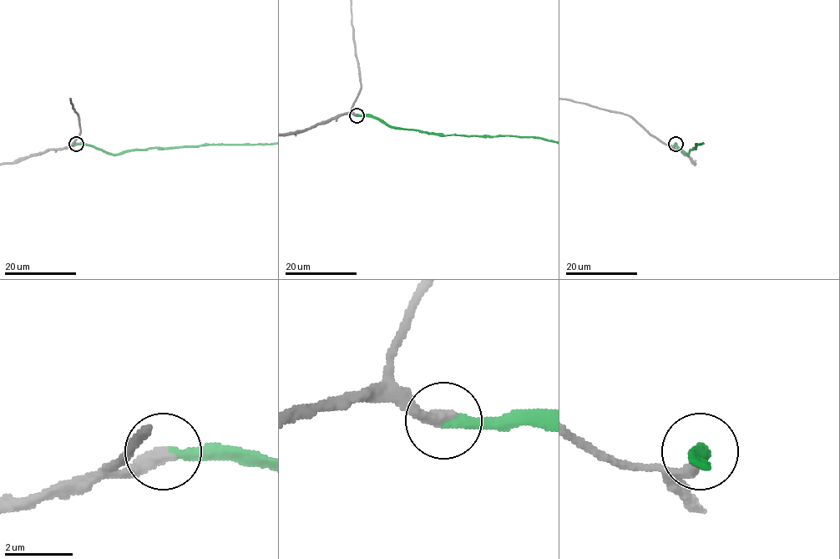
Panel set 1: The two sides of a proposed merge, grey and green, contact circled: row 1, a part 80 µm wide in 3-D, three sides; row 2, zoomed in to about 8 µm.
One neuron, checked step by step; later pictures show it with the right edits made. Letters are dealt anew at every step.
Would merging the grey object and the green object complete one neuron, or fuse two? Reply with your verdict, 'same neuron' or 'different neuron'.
same neuron

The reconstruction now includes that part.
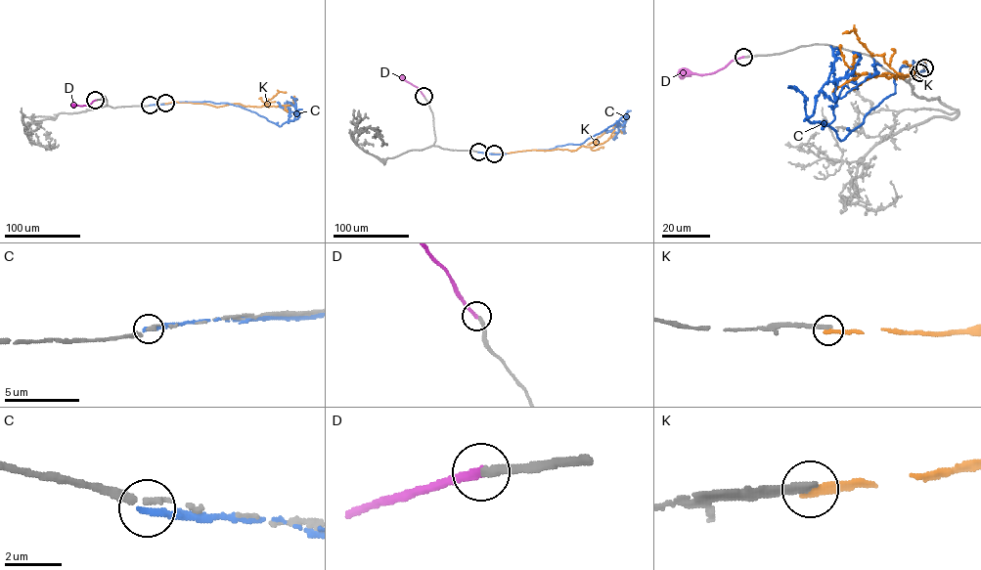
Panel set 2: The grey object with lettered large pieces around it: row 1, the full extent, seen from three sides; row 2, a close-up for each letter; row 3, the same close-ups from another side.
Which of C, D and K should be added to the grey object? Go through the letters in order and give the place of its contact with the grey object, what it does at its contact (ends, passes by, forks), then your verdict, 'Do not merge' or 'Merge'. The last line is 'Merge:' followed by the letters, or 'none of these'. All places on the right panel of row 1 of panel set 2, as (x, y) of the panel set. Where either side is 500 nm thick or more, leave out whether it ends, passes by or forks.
C: Touches grey at (919, 72). It ends there. Do not merge
D: Touches grey at (743, 57). It ends there. Merge
K: Touches grey at (924, 67). It ends there. Do not merge
Merge: D

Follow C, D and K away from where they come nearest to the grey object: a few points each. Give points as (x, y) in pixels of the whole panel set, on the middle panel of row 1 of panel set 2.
C: (478, 152), (503, 153), (580, 144), (625, 116), (628, 118), (624, 120), (624, 131)
D: (423, 96), (402, 75)
K: (494, 153), (593, 147), (607, 141), (622, 127)

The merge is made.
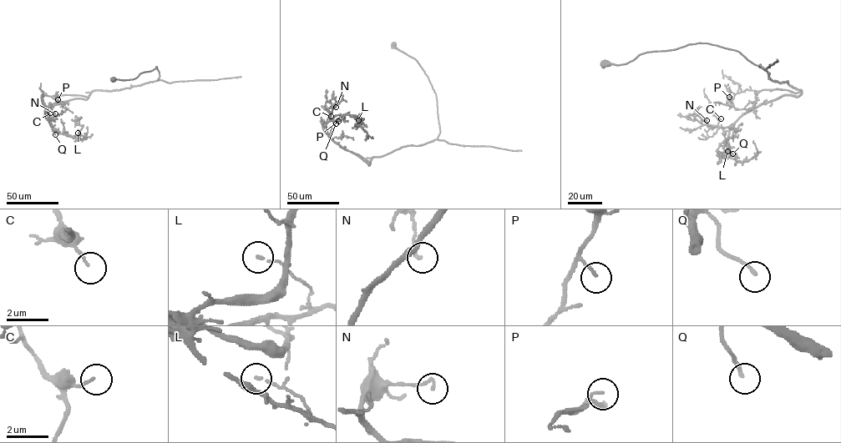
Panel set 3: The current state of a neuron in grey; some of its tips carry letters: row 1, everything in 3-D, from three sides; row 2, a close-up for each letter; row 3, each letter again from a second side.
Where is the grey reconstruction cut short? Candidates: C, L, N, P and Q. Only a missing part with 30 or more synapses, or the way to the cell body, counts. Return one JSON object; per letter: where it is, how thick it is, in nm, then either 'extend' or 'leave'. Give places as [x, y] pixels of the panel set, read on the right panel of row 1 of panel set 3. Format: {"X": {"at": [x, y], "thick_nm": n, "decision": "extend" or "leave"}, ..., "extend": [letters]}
{"C": {"at": [721, 118], "thick_nm": 100, "decision": "leave"}, "L": {"at": [727, 151], "thick_nm": 110, "decision": "leave"}, "N": {"at": [706, 120], "thick_nm": 120, "decision": "leave"}, "P": {"at": [729, 97], "thick_nm": 90, "decision": "leave"}, "Q": {"at": [732, 153], "thick_nm": 160, "decision": "leave"}, "extend": []}

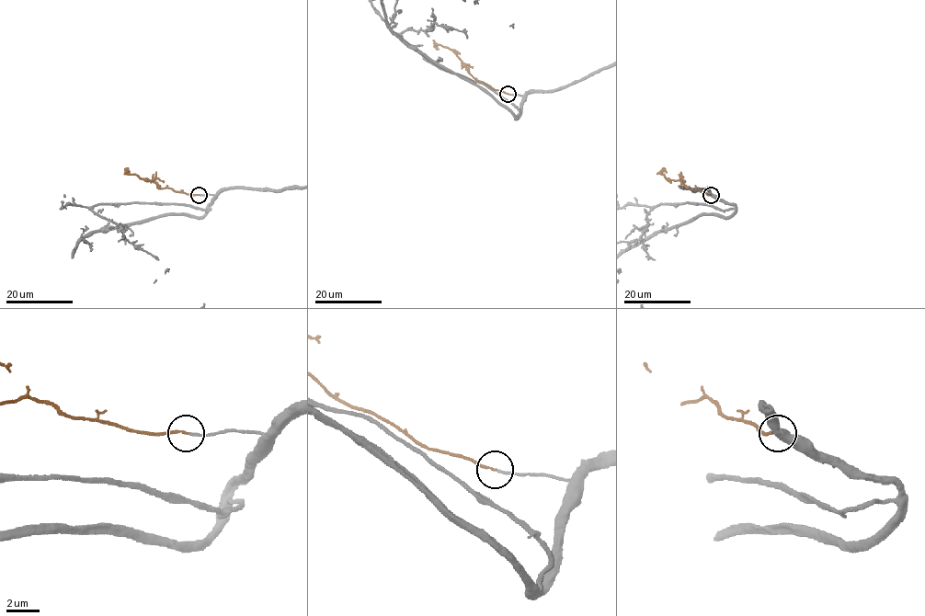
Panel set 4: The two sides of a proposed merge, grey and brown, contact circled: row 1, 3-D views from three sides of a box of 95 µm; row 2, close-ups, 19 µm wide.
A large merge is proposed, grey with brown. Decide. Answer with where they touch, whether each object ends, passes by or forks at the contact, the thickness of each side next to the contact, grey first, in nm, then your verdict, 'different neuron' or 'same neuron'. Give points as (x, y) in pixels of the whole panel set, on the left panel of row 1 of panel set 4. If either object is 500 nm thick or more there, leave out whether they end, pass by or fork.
(199, 195) | grey ends | brown ends | 140/120 nm | same neuron

